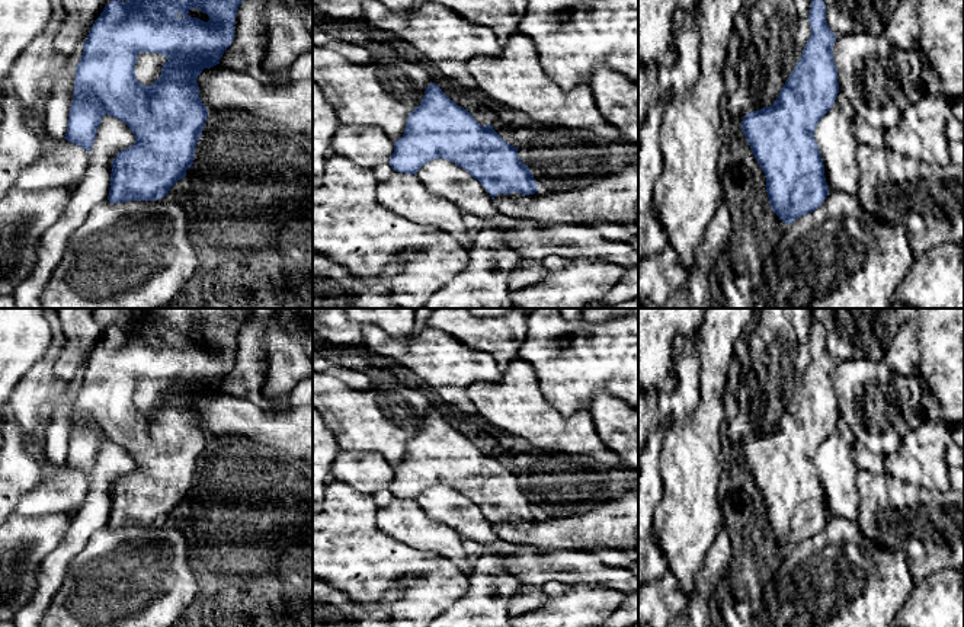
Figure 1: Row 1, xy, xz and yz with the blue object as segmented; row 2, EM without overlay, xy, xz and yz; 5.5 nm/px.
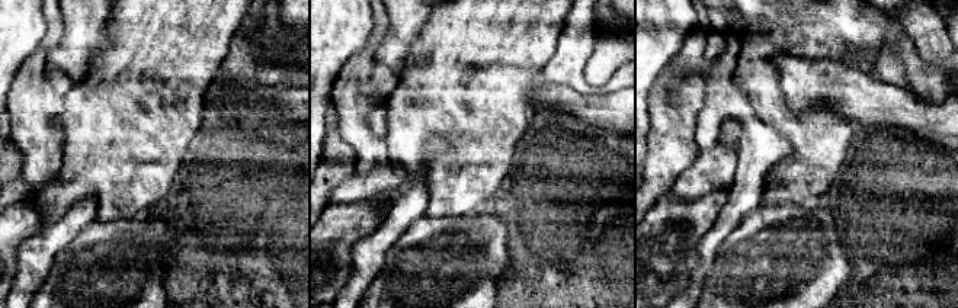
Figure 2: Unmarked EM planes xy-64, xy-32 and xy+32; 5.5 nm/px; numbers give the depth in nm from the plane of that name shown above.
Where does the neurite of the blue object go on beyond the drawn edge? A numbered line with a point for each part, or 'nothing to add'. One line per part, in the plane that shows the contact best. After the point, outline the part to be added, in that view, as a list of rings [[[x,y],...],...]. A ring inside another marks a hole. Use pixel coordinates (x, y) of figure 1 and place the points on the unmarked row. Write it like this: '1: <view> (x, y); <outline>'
1: xy (112, 461); [[[111,441],[102,444],[87,496],[71,516],[68,531],[61,543],[42,560],[36,575],[35,595],[16,612],[12,621],[13,627],[42,627],[47,610],[63,586],[73,559],[99,530],[108,527],[113,484],[134,468],[135,460],[125,448]]]

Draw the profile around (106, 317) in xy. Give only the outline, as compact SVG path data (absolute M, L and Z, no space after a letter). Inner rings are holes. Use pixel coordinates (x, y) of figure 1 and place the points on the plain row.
M95 308L95 319L105 332L112 326L126 327L138 320L142 308Z

